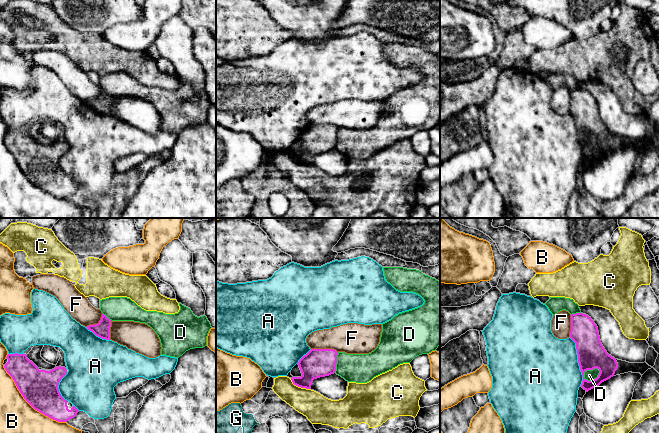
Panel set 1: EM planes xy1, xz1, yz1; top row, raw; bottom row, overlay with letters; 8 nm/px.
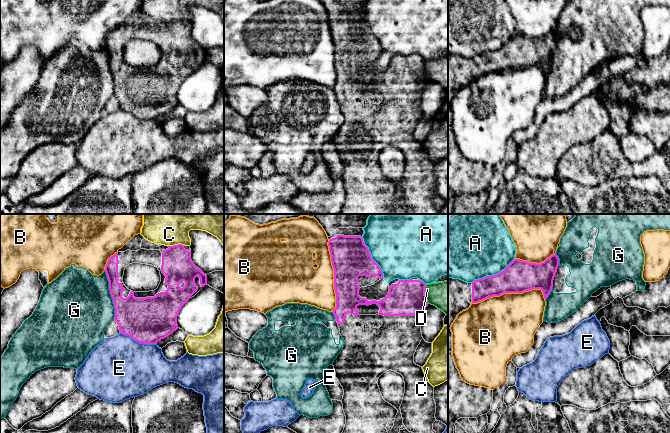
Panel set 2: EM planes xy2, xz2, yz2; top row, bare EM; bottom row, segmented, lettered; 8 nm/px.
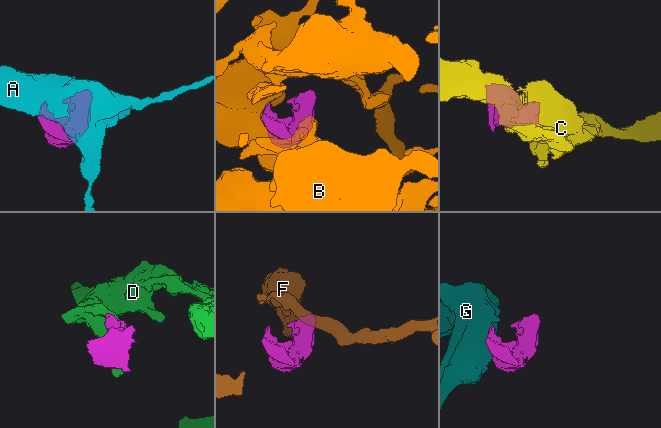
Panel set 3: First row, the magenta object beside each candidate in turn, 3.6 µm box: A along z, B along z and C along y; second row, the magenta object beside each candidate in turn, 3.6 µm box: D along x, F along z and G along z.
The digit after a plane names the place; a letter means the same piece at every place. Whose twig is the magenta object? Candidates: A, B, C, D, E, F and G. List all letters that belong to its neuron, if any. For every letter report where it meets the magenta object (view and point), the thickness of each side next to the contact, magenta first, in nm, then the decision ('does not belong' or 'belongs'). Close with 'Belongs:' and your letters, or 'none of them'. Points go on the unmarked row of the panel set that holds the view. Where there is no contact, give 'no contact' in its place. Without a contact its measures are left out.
A: contact yz1 (578, 137); calibres 220 and 500 nm; does not belong
B: contact yz2 (510, 68); calibres 260 and 460 nm; does not belong
C: contact xz1 (299, 162); calibres 220 and 220 nm; does not belong
D: contact yz1 (592, 156); calibres 220 and 90 nm; does not belong
E: contact xy2 (138, 117); calibres 360 and 480 nm; does not belong
F: contact xz1 (324, 125); calibres 220 and 260 nm; does not belong
G: contact xy2 (111, 71); calibres 300 and 500 nm; does not belong
Belongs: none of them

